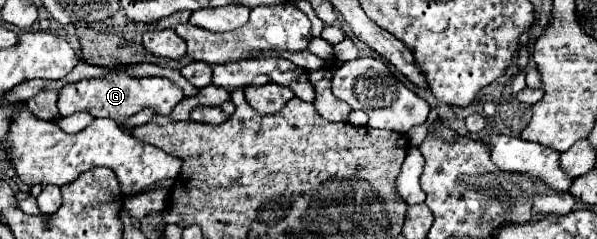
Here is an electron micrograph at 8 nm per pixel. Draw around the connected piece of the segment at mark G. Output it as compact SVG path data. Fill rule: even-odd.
M109 73L97 79L83 79L77 83L67 83L57 99L57 107L61 115L71 115L73 111L89 111L93 117L109 117L117 123L123 123L129 115L139 113L141 109L149 107L157 115L169 117L173 107L183 99L183 91L161 77L129 77L125 73Z

